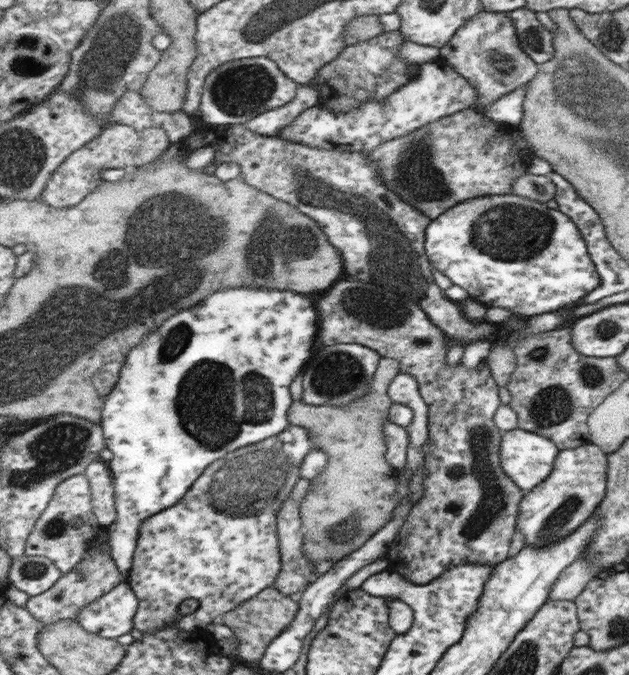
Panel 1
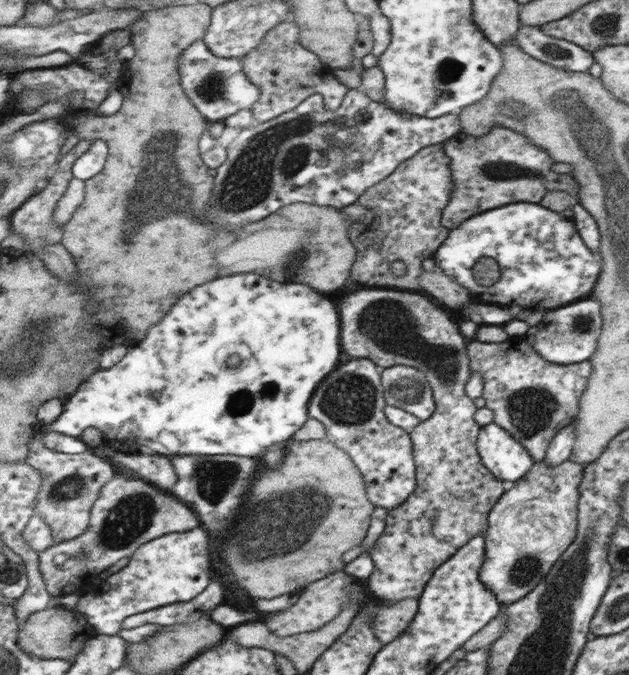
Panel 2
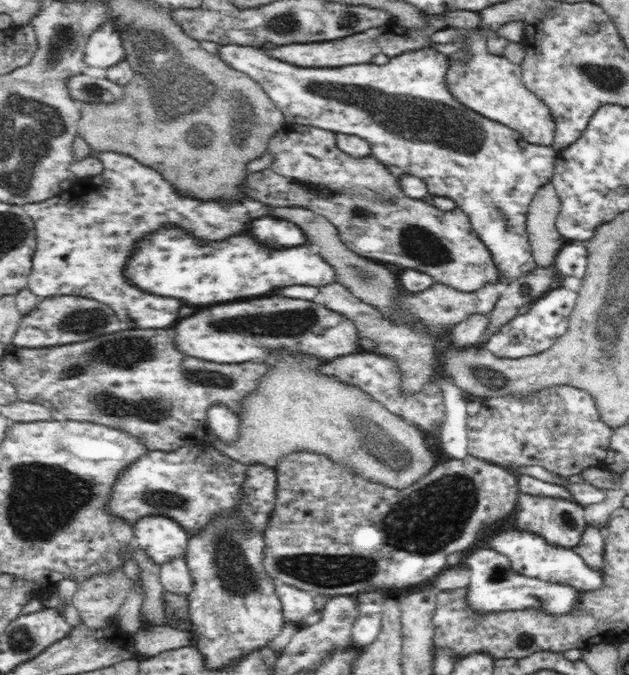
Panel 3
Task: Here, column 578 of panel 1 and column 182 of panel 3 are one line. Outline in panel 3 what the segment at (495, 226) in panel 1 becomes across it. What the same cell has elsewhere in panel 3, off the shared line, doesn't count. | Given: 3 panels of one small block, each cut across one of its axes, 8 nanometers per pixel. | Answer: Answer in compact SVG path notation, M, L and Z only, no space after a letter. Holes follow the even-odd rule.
M163 227L135 245L125 276L146 292L182 298L194 306L256 299L294 284L320 288L336 281L334 268L310 245L268 250L252 237L251 228L247 230L248 234L208 243L184 233L180 227Z

